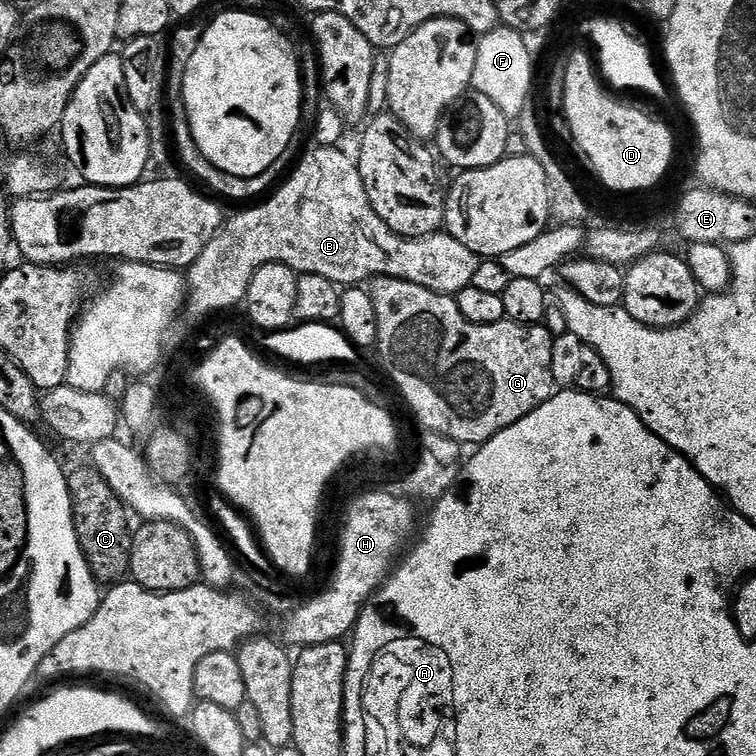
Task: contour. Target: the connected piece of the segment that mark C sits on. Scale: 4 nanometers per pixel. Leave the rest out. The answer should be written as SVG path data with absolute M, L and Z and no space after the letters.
M91 466L76 468L66 476L68 502L78 534L82 554L92 571L92 579L101 586L121 583L130 572L133 525L128 525L129 509L125 508L118 494L110 490L110 482Z

